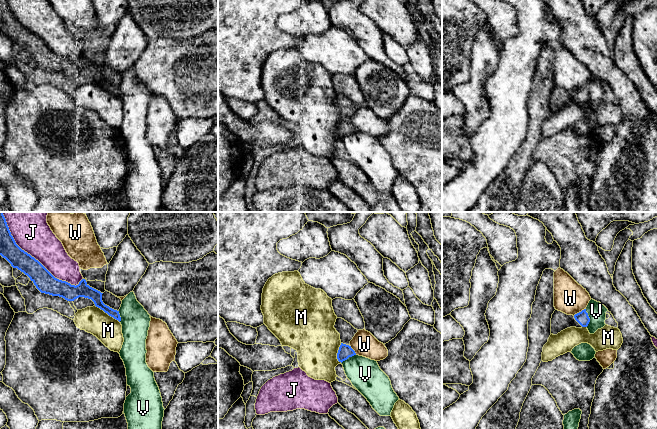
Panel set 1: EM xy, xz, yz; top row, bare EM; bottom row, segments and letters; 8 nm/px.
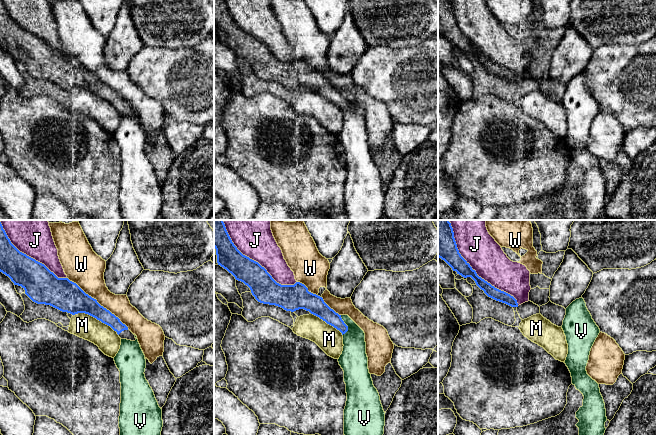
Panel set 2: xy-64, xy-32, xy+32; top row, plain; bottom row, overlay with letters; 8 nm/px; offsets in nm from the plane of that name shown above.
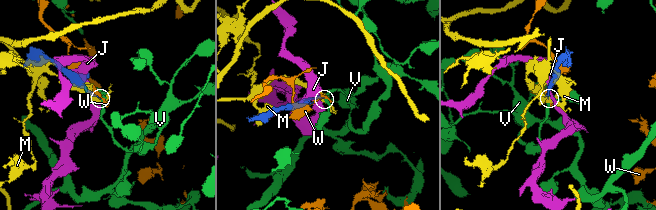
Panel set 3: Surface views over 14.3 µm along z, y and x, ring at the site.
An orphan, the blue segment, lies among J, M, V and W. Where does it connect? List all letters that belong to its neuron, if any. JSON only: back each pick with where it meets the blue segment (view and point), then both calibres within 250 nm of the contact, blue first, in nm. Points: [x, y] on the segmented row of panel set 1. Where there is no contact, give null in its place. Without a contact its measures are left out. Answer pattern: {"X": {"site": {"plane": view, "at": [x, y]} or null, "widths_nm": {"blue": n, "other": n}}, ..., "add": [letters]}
{"add": []}

